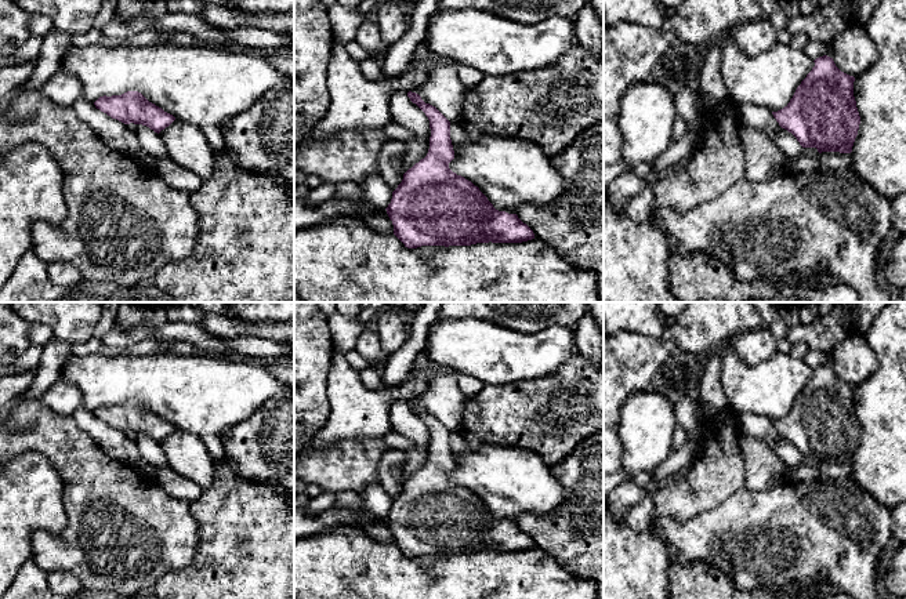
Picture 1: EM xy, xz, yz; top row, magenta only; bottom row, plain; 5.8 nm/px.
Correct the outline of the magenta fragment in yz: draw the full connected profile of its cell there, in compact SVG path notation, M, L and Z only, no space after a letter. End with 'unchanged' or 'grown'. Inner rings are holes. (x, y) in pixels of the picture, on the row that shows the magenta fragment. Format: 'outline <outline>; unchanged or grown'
outline M826 41L826 48L827 54L813 61L815 66L790 102L772 115L802 148L816 148L819 153L851 153L860 124L854 97L855 77L836 66L831 41Z; grown

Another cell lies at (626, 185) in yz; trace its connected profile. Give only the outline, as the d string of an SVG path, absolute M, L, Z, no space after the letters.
M631 168L620 173L606 188L608 199L610 204L619 210L624 211L624 204L628 199L639 195L646 189L649 184L637 177Z

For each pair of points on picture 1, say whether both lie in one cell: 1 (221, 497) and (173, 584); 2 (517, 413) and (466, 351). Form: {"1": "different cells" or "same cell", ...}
{"1": "same cell", "2": "different cells"}

